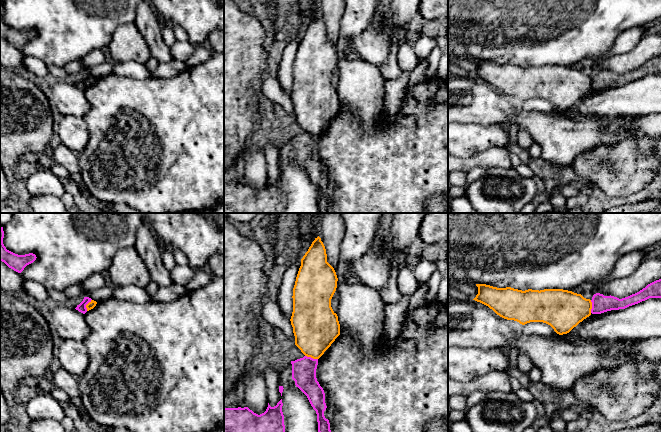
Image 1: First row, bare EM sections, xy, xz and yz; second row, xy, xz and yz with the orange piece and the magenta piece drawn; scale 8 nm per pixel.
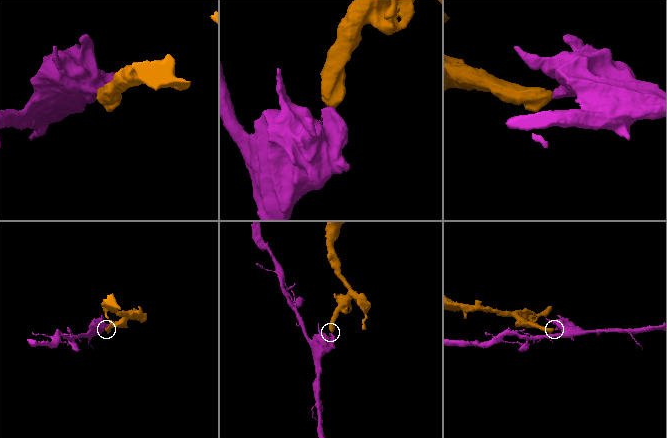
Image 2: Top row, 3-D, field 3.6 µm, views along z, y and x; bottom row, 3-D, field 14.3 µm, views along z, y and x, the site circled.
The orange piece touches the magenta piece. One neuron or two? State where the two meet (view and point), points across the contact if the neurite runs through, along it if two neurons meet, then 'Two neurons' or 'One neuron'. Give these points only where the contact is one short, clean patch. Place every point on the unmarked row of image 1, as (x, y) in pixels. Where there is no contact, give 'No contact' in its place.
Touches orange at xz (311, 133). Boundary: xz (305, 131), (317, 135). Two neurons

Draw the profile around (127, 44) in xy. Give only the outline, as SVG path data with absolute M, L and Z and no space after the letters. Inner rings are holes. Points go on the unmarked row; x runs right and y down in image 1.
M134 22L117 27L108 49L115 62L134 61L145 64L151 57L149 47Z

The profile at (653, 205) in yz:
M661 199L618 202L602 213L661 213Z

